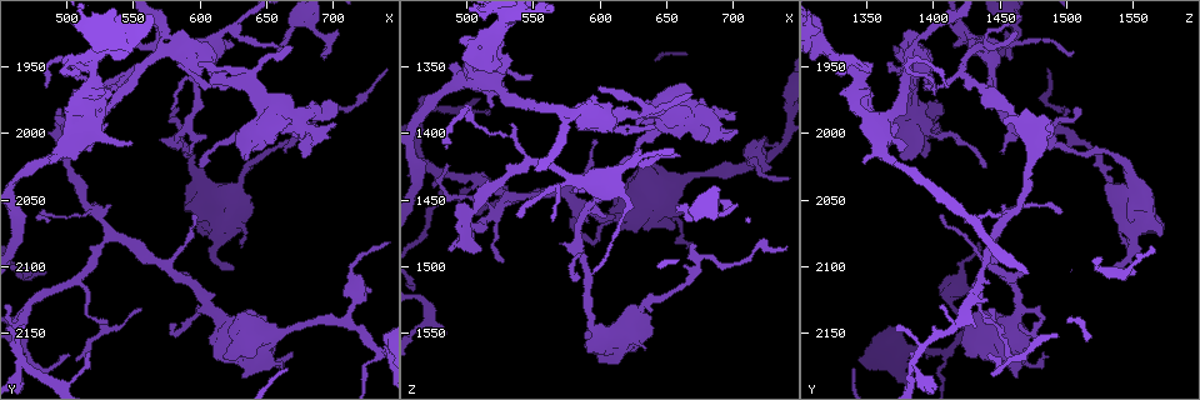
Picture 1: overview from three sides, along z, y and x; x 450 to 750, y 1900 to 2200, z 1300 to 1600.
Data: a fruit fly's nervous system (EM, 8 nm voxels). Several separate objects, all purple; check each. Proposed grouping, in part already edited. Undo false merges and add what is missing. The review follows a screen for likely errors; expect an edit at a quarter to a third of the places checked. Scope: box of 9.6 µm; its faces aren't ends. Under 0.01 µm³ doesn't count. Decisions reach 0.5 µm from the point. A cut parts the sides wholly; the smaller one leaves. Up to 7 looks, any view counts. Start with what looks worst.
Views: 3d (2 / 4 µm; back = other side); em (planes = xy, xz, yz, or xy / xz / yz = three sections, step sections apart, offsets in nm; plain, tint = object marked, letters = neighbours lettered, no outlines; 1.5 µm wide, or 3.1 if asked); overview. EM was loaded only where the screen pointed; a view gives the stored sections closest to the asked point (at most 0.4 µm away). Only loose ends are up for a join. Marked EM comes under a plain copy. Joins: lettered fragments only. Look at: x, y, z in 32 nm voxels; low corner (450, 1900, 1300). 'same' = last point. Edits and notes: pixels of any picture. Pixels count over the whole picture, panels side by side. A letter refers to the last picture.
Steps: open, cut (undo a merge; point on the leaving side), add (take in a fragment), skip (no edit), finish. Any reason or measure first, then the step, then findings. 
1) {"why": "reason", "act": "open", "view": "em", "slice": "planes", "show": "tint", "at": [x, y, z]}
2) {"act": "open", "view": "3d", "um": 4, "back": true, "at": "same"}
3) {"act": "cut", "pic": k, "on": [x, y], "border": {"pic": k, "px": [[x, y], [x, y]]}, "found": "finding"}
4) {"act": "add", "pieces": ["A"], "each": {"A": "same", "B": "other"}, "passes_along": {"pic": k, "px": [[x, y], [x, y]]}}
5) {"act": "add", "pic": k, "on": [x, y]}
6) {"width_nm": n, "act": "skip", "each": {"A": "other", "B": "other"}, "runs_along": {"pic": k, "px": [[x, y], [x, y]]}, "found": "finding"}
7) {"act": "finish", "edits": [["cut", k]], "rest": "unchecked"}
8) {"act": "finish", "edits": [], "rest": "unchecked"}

{"why": "thin end", "act": "open", "view": "3d", "um": 2, "back": true, "at": [656, 1946, 1456]}

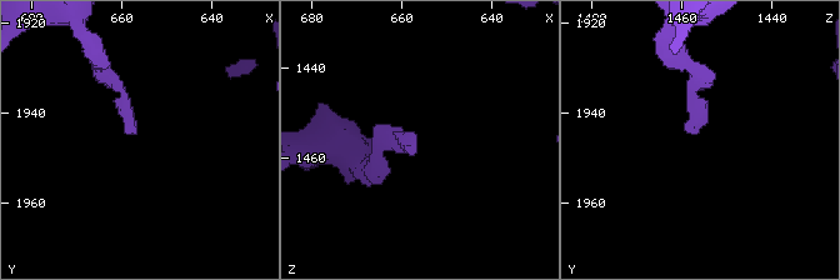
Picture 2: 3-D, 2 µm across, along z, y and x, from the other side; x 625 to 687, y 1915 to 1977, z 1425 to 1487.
{"act": "open", "view": "em", "slice": "planes", "show": "letters", "at": [656, 1944, 1458]}

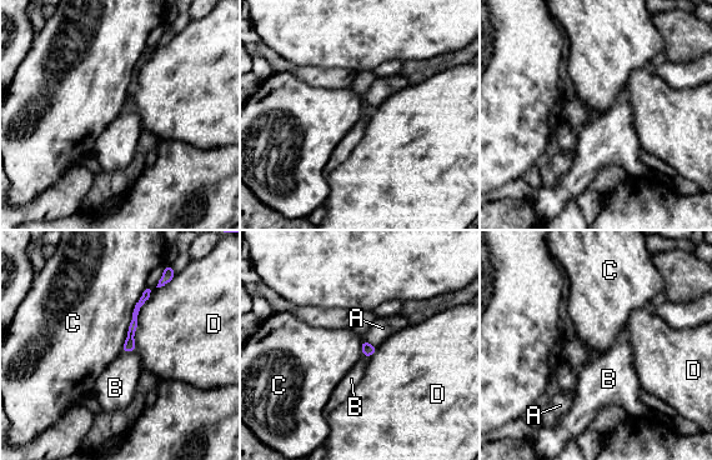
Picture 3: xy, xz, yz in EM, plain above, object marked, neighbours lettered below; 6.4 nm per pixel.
{"act": "skip", "each": {"A": "other", "B": "other", "C": "other", "D": "other"}, "border": {"pic": 3, "px": [[146, 288], [120, 351]]}, "found": "none of them fits"}

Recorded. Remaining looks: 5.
{"why": "thin neck", "act": "open", "view": "em", "slice": "planes", "show": "tint", "at": [546, 1958, 1422]}

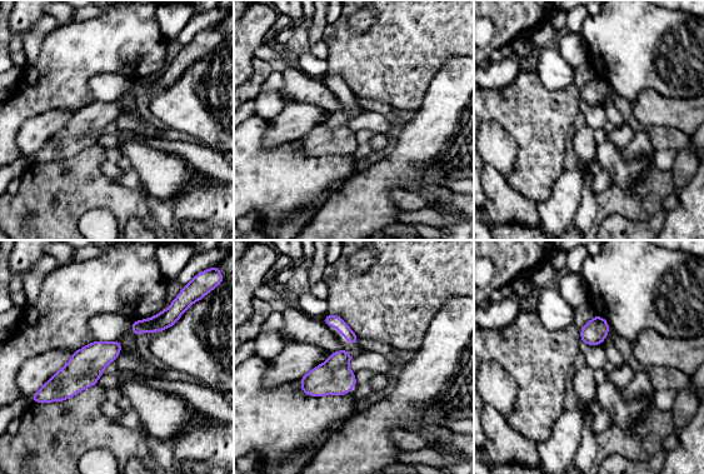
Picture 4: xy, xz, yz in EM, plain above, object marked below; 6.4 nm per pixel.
{"act": "open", "view": "em", "slice": "planes", "show": "letters", "at": "same"}

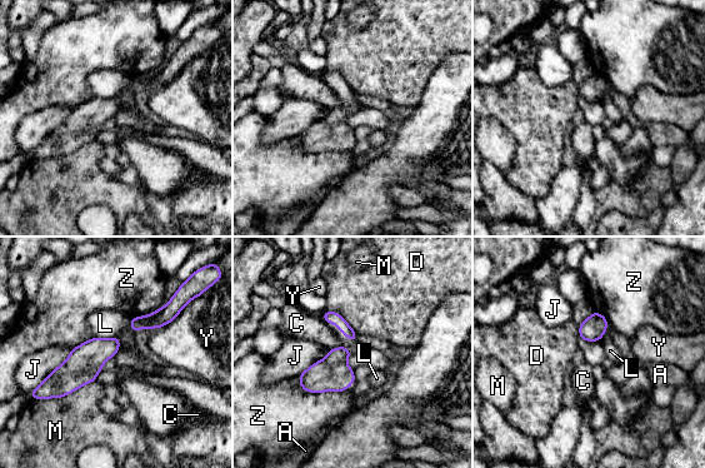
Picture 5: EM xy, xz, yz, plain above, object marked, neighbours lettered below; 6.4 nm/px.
{"width_nm": 190, "act": "skip", "each": {"A": "other", "C": "other", "D": "other", "J": "other", "L": "other", "M": "other", "Y": "other", "Z": "other"}, "border": {"pic": 5, "px": [[329, 349], [346, 347], [353, 353]]}, "found": "continuous, no second cell"}

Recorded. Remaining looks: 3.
{"why": "branch point", "act": "open", "view": "3d", "um": 4, "at": [574, 2100, 1442]}

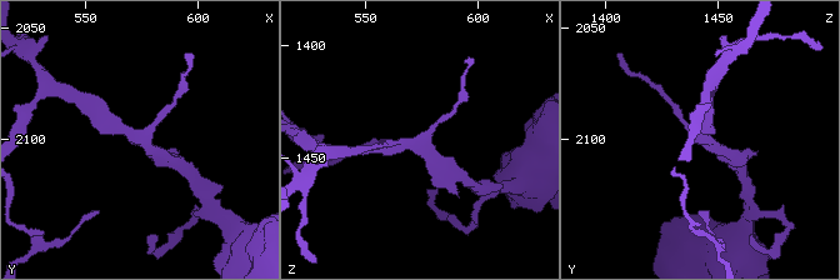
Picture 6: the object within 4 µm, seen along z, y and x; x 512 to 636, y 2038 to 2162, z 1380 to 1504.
{"act": "open", "view": "em", "slice": "xy", "step": 4, "show": "tint", "at": [573, 2100, 1444]}

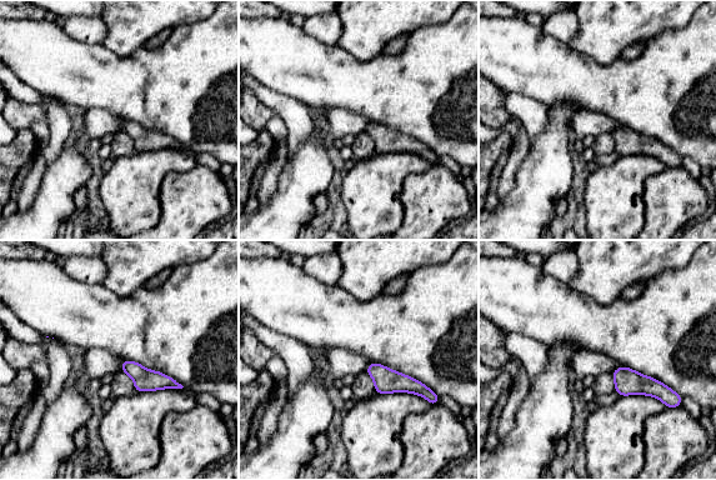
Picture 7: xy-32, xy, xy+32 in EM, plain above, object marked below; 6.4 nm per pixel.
{"why": "another direction", "act": "open", "view": "em", "slice": "yz", "step": 8, "show": "letters", "at": "same"}

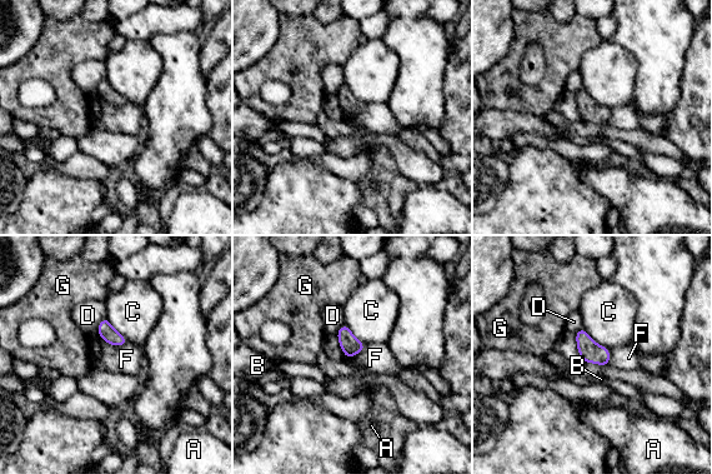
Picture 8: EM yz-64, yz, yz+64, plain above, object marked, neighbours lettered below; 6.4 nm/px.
{"longest_contact_nm": ["C", 220], "act": "skip", "each": {"A": "other", "B": "other", "C": "other", "D": "other", "F": "other", "G": "other"}, "found": "all the same cell"}

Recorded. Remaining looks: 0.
{"act": "finish", "edits": [], "rest": "unchecked"}

